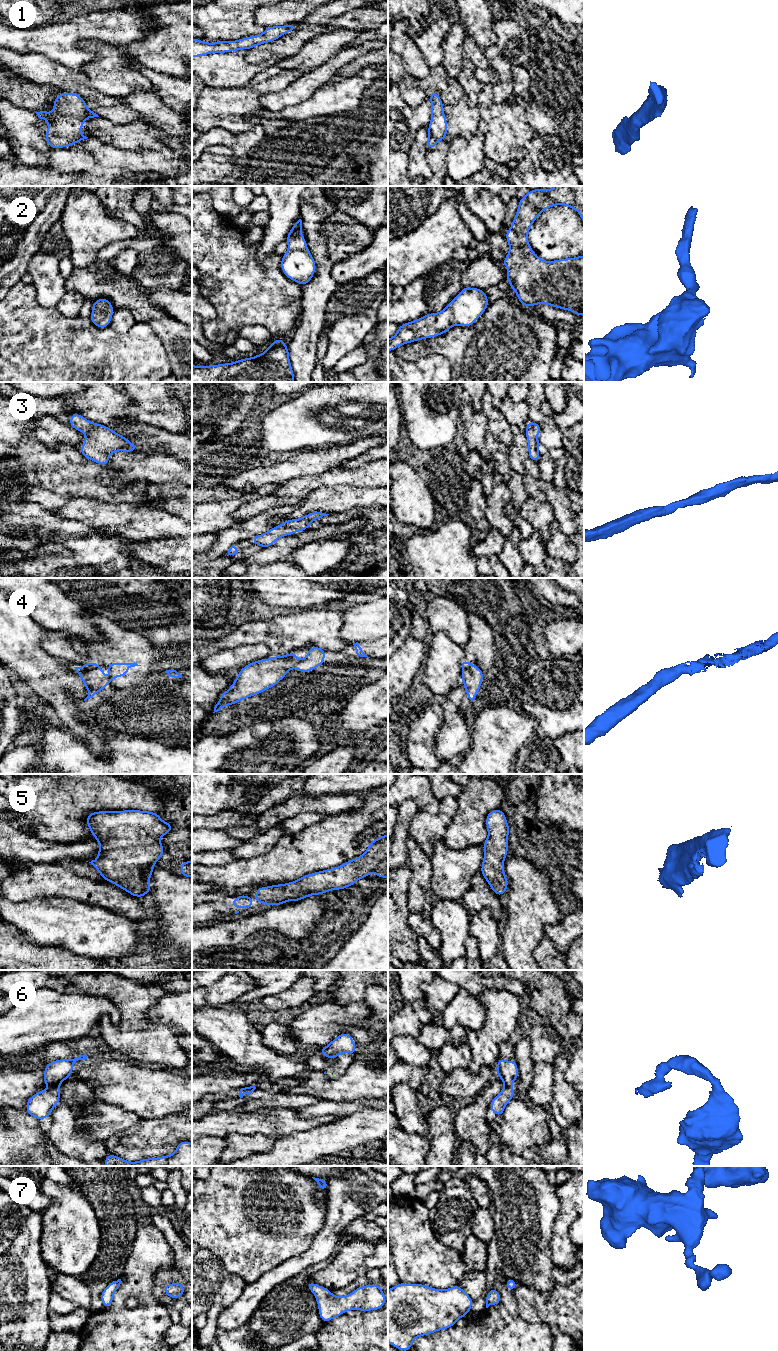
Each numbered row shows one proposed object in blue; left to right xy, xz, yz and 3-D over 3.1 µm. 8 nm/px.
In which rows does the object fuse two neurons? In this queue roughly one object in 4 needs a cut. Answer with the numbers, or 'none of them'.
4, 6

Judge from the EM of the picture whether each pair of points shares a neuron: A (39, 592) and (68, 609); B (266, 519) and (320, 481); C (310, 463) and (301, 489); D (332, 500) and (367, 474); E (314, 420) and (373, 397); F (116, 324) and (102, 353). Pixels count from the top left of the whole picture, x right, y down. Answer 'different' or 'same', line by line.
A: same
B: different
C: different
D: different
E: same
F: different

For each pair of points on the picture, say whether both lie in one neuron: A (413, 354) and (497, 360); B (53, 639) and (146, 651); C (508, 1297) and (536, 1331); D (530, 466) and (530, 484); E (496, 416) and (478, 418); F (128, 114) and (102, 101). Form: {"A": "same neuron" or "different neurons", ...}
{"A": "same neuron", "B": "same neuron", "C": "same neuron", "D": "same neuron", "E": "different neurons", "F": "same neuron"}

